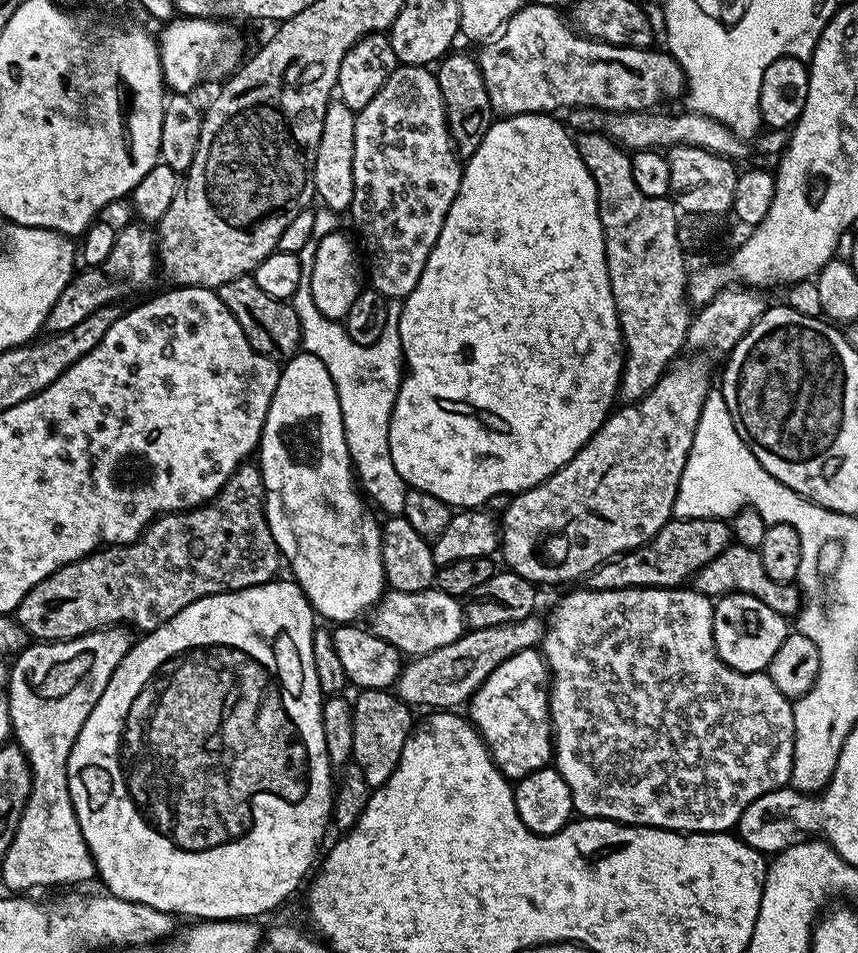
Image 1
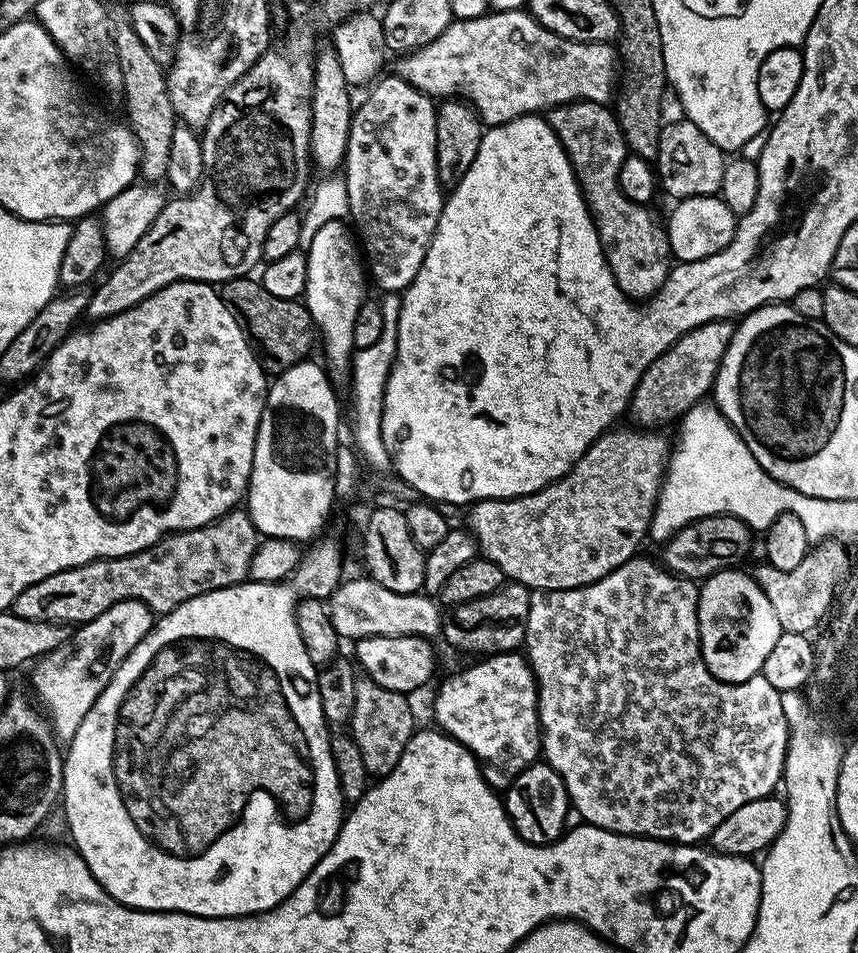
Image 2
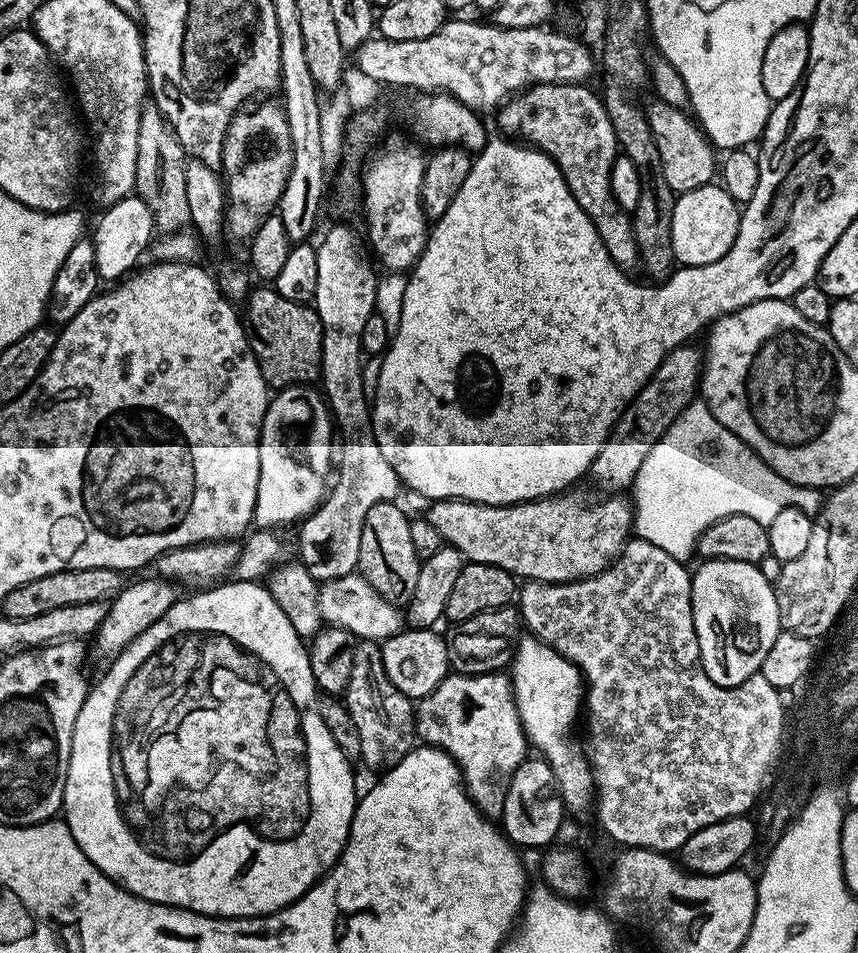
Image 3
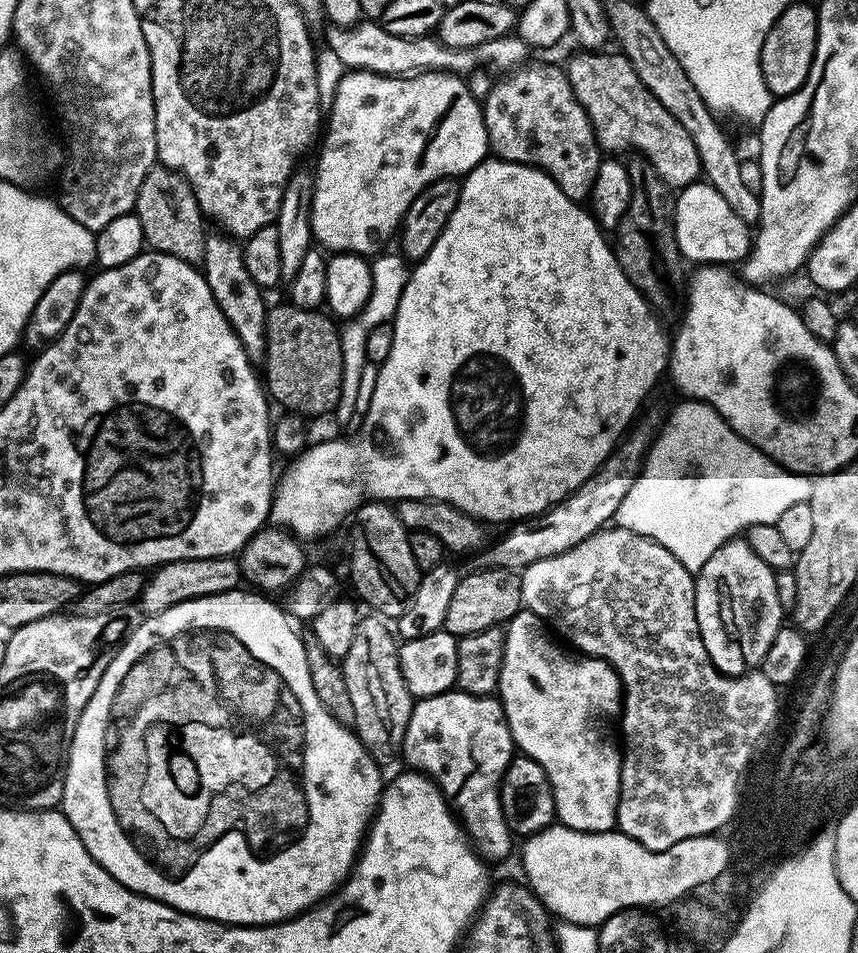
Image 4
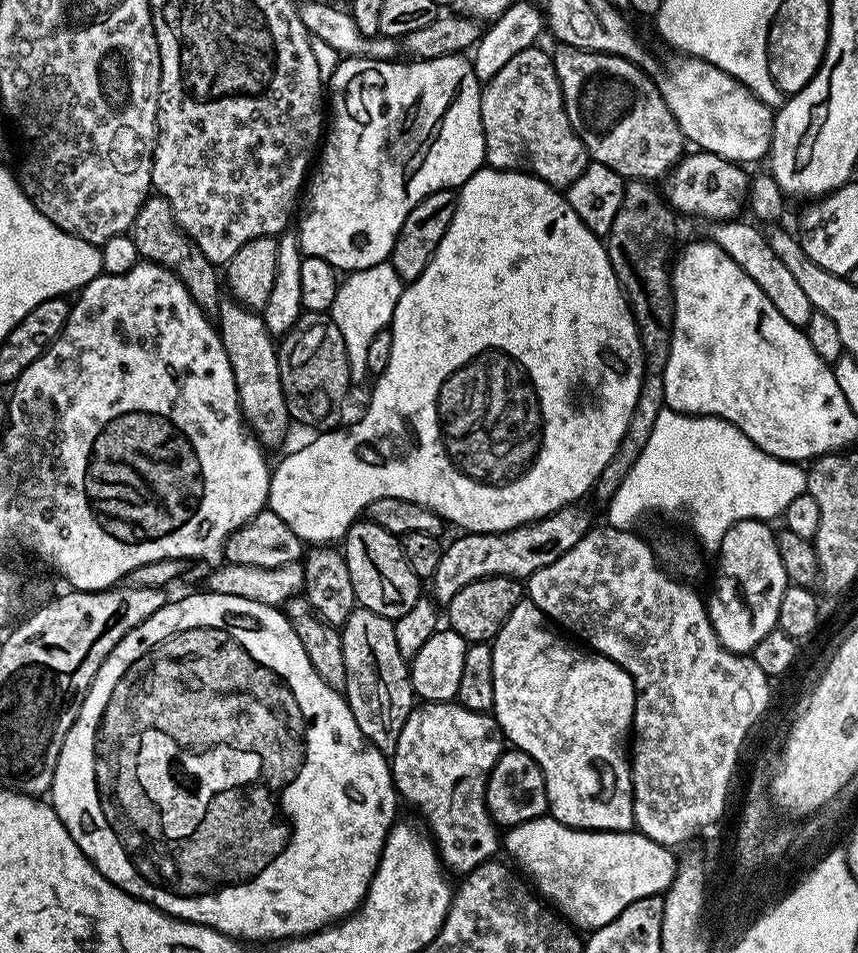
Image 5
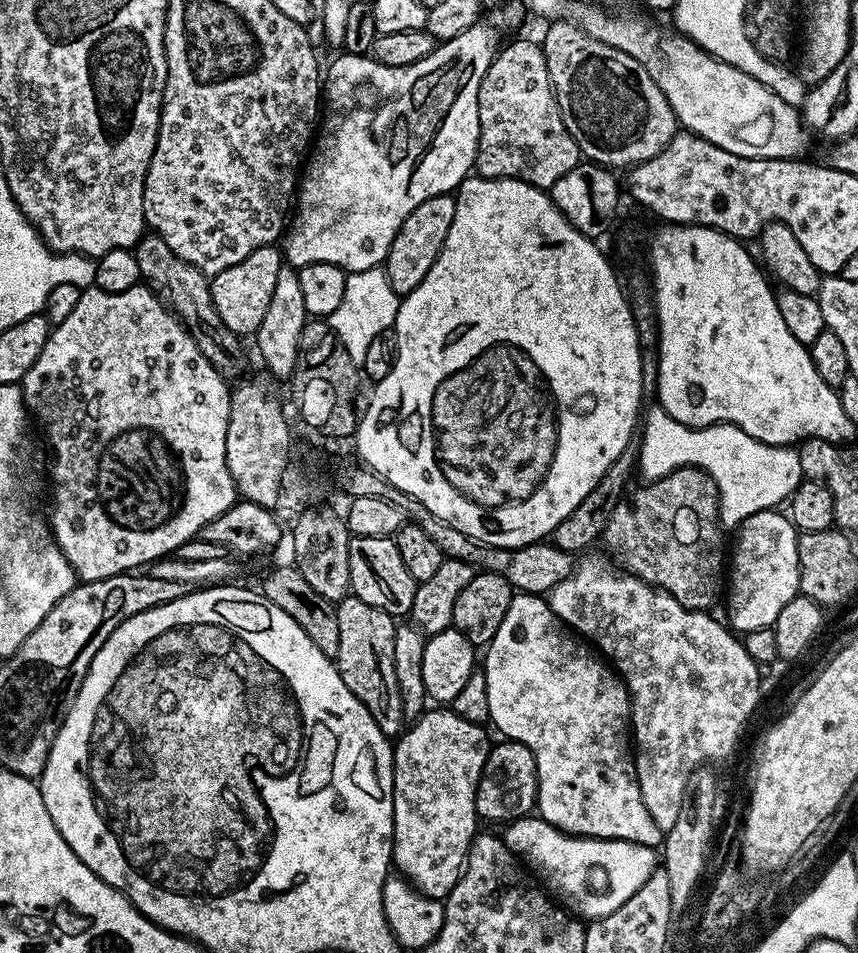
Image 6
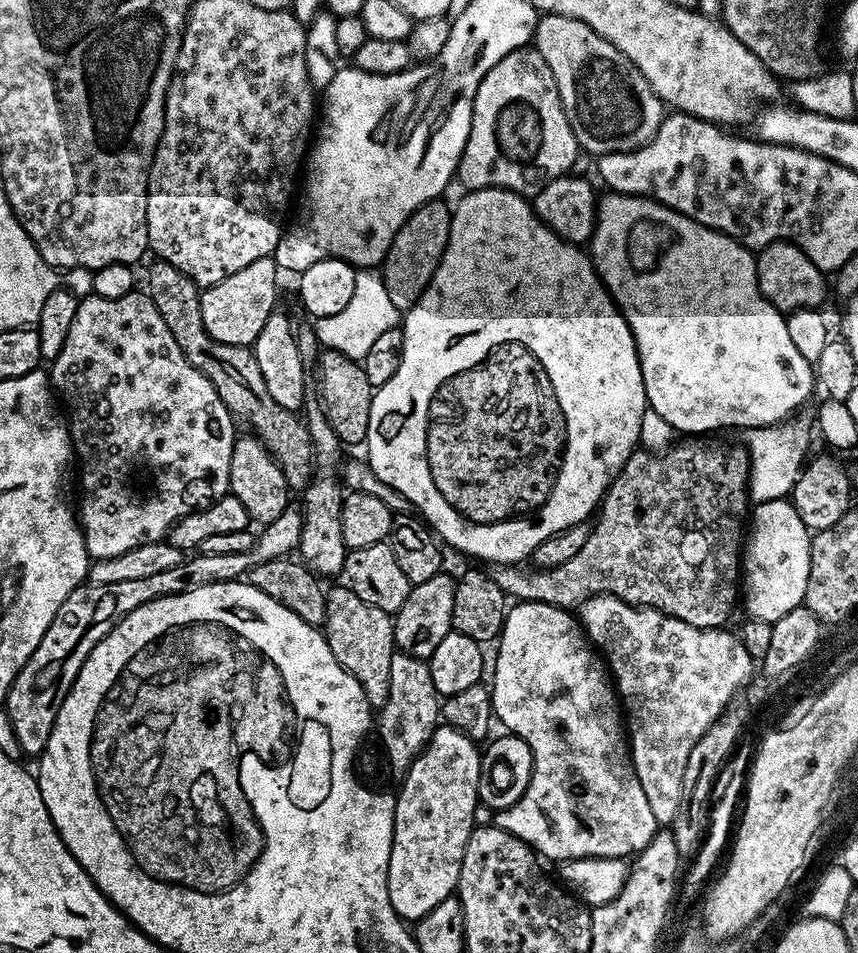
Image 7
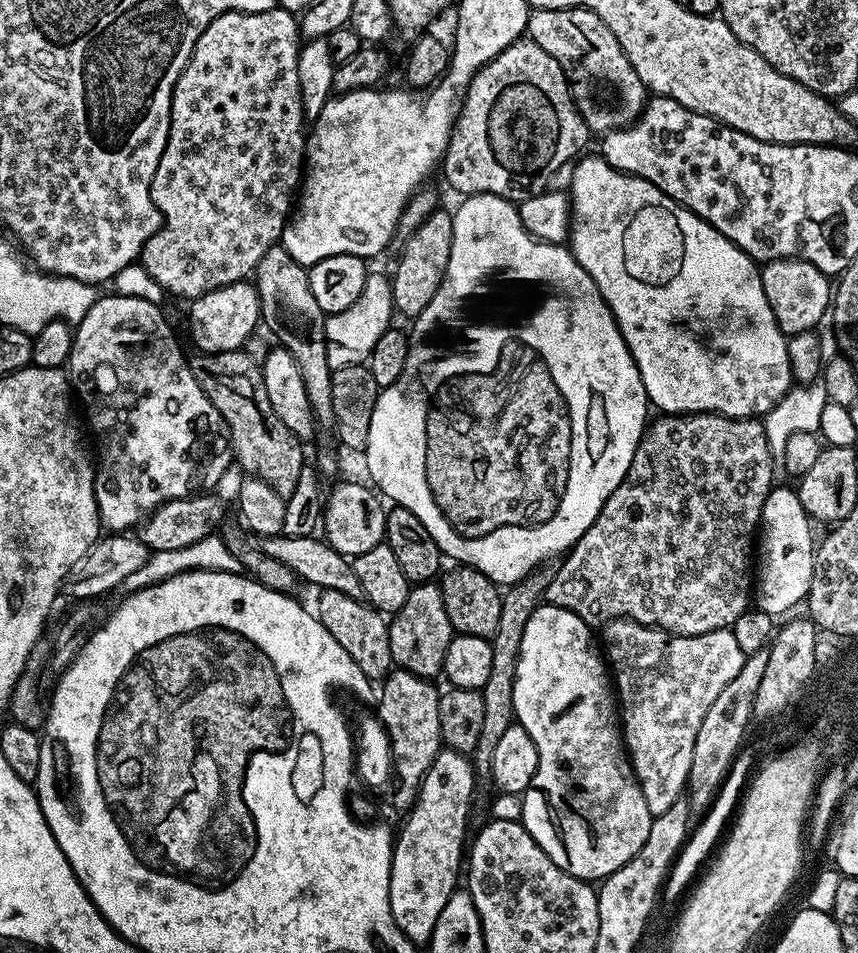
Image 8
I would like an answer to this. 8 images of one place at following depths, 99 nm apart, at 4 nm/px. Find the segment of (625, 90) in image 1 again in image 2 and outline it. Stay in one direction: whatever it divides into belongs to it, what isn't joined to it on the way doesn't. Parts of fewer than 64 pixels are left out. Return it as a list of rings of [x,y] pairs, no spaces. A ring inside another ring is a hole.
[[[492,10],[478,18],[453,19],[434,42],[401,55],[397,60],[400,61],[394,68],[395,75],[410,82],[410,86],[433,98],[460,97],[467,100],[488,126],[505,124],[519,116],[540,114],[562,104],[572,104],[575,100],[608,104],[618,88],[618,52],[611,43],[583,44],[567,40],[546,30],[546,26],[539,24],[527,10]]]

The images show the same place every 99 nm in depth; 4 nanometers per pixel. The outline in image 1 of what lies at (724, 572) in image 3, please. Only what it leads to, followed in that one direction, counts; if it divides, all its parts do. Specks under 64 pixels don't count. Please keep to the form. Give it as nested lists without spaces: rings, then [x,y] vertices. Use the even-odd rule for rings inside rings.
[[[728,593],[713,605],[712,637],[719,657],[732,669],[754,673],[765,671],[787,638],[790,626],[765,600],[742,593]]]

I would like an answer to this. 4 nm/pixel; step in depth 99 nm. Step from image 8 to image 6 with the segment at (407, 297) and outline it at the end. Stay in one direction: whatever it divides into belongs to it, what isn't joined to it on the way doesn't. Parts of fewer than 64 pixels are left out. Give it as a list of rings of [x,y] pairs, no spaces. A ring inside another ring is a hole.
[[[452,194],[426,198],[426,202],[410,210],[398,234],[394,234],[394,242],[390,242],[390,250],[386,254],[382,267],[397,296],[403,298],[411,294],[420,285],[422,278],[430,274],[430,266],[434,266],[446,242],[446,234],[450,234],[450,222],[454,222],[455,205],[456,198]]]

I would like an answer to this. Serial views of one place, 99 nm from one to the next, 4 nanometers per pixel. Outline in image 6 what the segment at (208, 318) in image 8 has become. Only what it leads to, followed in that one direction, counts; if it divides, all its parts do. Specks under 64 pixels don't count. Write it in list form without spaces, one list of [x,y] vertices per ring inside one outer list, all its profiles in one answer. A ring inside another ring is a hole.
[[[267,244],[254,254],[242,258],[238,266],[230,266],[217,276],[211,277],[214,310],[222,317],[222,322],[237,336],[251,337],[262,326],[262,317],[270,307],[270,298],[274,295],[274,281],[278,278],[278,270],[282,267],[282,252],[279,247]]]

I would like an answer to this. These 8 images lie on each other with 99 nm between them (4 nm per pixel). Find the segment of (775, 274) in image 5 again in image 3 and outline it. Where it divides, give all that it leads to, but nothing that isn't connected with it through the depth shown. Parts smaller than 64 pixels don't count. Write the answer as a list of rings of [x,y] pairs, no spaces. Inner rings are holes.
[[[713,182],[681,193],[671,216],[671,249],[677,263],[683,267],[700,268],[724,257],[737,237],[741,215],[739,205],[730,198],[723,185]]]

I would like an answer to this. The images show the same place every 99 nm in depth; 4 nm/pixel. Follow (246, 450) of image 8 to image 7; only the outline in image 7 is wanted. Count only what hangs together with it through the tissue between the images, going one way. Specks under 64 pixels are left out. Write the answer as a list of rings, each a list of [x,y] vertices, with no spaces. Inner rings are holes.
[[[153,259],[148,268],[148,288],[146,294],[154,302],[166,330],[174,334],[174,342],[186,354],[190,366],[198,370],[218,390],[218,398],[232,413],[241,425],[249,424],[251,435],[261,440],[273,458],[278,462],[286,478],[289,489],[303,490],[312,480],[314,465],[312,462],[312,442],[308,428],[297,413],[286,410],[270,398],[266,391],[266,381],[262,379],[262,370],[258,370],[256,355],[251,347],[230,346],[218,342],[206,334],[202,326],[202,306],[200,305],[201,289],[182,270],[170,266],[170,262]]]

